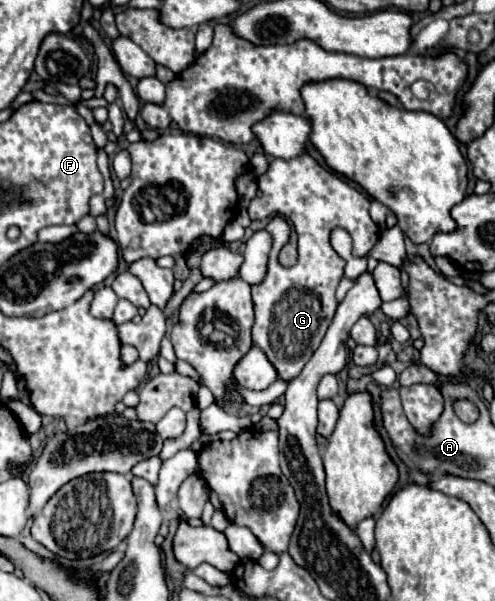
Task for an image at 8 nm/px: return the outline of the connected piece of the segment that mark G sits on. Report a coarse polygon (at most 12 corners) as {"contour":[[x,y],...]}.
{"contour":[[309,154],[273,158],[251,220],[277,210],[295,266],[269,256],[251,336],[293,380],[337,310],[345,260],[379,238],[367,196]]}

